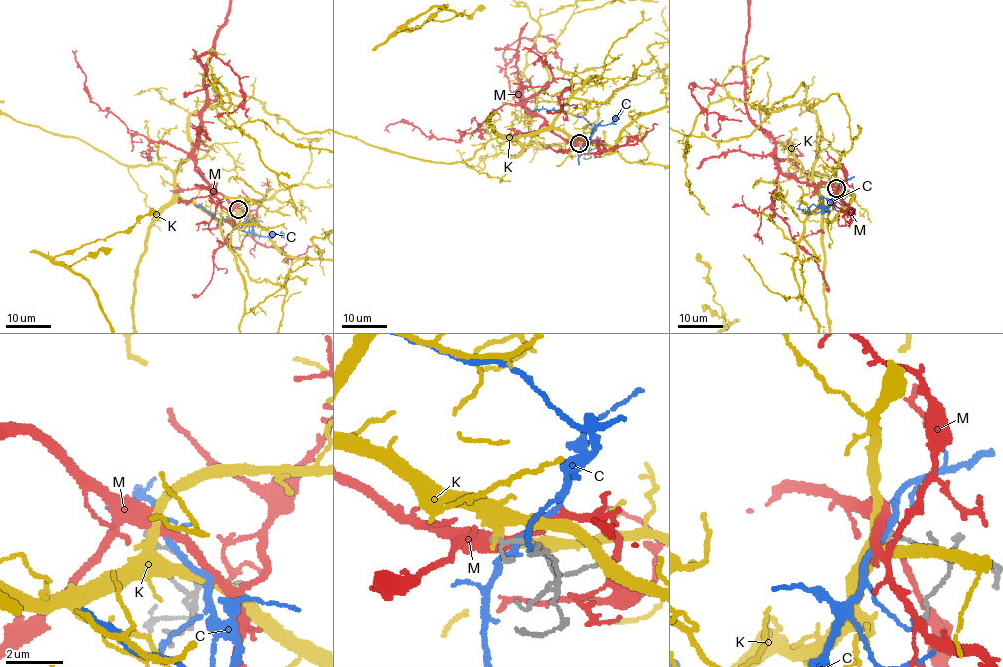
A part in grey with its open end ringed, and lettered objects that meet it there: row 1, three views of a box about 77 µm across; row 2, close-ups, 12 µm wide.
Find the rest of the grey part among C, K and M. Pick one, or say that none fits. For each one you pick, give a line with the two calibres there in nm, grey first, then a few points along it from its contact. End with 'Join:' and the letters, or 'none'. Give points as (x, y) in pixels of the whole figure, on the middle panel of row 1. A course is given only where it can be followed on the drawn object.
Join: none

